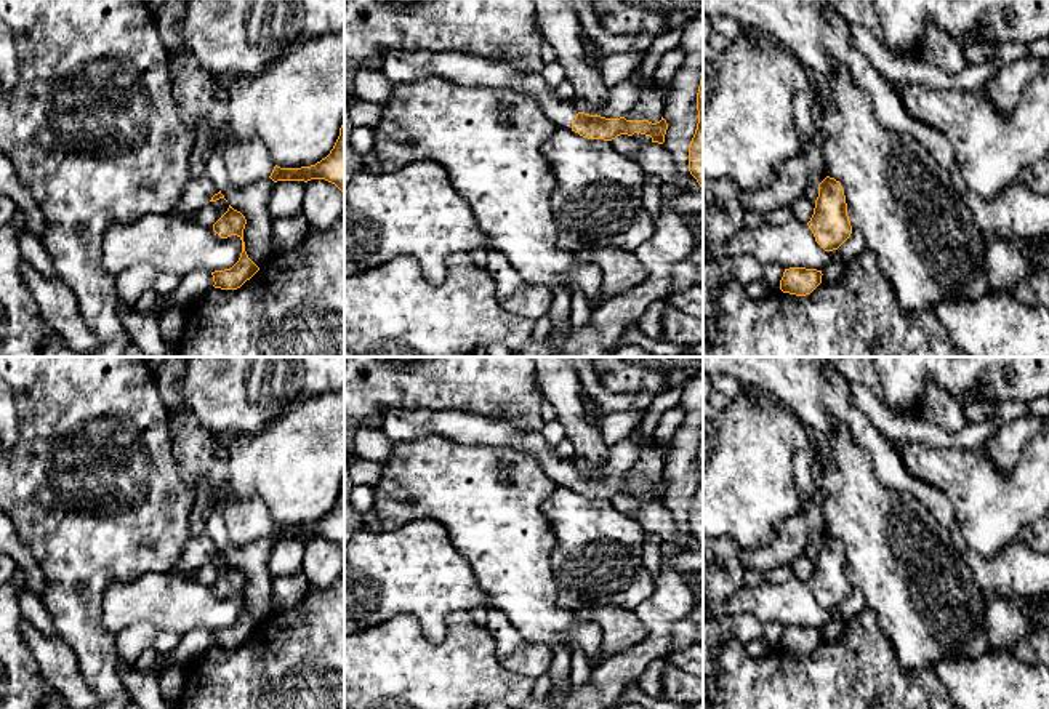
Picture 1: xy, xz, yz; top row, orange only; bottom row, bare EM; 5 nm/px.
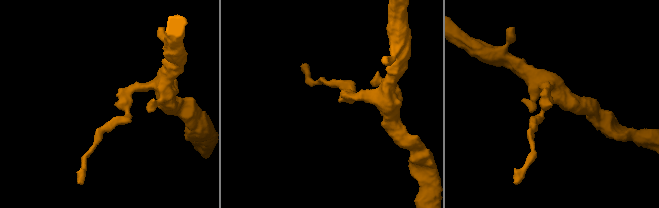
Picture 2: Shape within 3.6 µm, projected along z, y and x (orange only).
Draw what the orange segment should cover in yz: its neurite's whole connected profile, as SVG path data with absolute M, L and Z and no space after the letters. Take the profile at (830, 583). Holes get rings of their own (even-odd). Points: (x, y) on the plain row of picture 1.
M826 535L818 543L818 555L807 584L825 610L838 608L850 595L844 547L834 536Z

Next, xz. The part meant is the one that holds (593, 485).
M396 408L381 416L381 431L392 442L440 435L464 445L509 447L532 455L557 487L572 488L588 498L612 499L620 493L641 491L650 495L652 501L663 503L668 488L663 475L652 482L578 471L575 461L561 458L556 447L549 445L540 431L525 432L506 419L461 411Z

